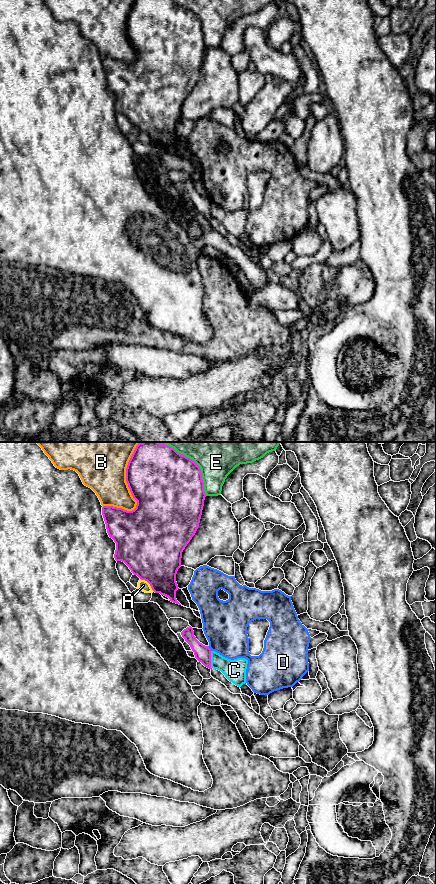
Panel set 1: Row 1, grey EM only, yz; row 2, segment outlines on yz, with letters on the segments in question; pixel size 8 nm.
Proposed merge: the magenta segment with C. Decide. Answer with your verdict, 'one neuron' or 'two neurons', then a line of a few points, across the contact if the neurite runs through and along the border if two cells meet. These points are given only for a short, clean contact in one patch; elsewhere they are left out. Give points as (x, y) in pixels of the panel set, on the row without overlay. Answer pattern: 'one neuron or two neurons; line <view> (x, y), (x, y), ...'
two neurons; line yz (210, 203), (211, 219)

